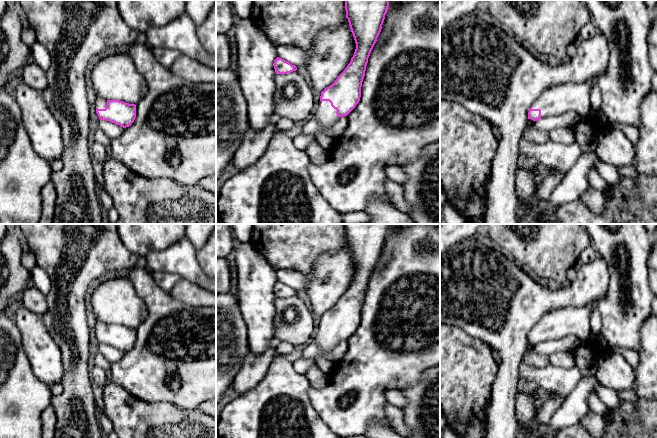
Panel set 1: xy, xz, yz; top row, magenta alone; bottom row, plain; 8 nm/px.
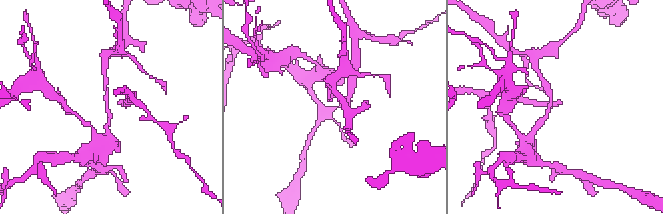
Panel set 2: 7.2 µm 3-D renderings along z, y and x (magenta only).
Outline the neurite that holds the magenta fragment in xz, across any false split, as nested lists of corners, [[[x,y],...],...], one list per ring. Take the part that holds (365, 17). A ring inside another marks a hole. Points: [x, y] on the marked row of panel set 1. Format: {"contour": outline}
{"contour": [[[345,0],[346,18],[356,43],[356,49],[345,70],[332,85],[321,92],[320,101],[312,114],[321,126],[321,129],[316,133],[316,141],[328,151],[331,149],[335,138],[331,137],[327,130],[340,117],[347,116],[360,101],[368,58],[381,32],[388,7],[389,0]]]}

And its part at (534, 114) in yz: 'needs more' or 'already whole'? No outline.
needs more

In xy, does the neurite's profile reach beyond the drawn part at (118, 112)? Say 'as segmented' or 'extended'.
extended

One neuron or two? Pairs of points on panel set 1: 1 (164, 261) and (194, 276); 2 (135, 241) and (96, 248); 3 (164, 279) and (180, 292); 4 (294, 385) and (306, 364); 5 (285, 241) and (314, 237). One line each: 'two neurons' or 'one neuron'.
1: one neuron
2: two neurons
3: two neurons
4: two neurons
5: one neuron

